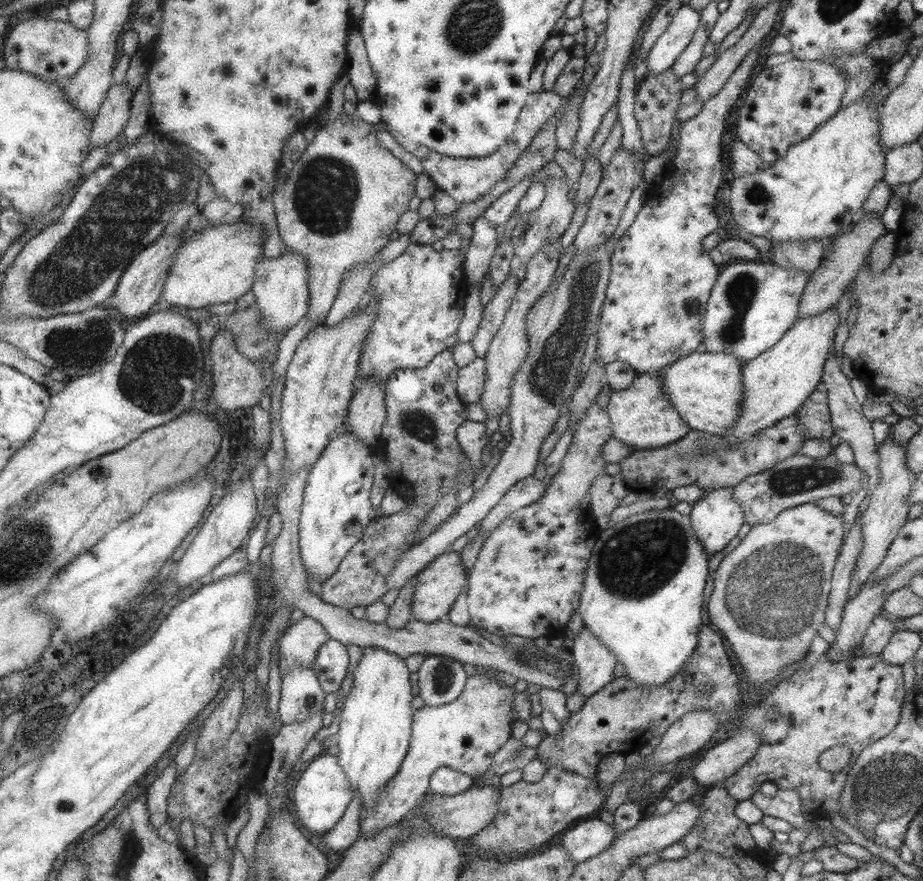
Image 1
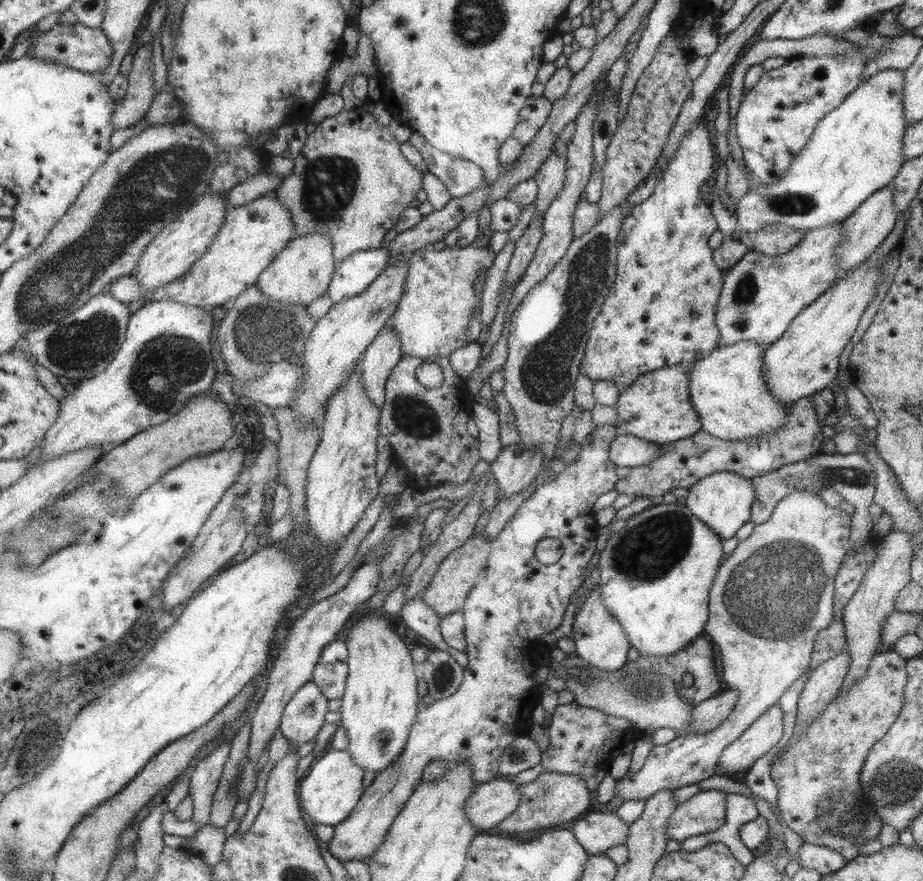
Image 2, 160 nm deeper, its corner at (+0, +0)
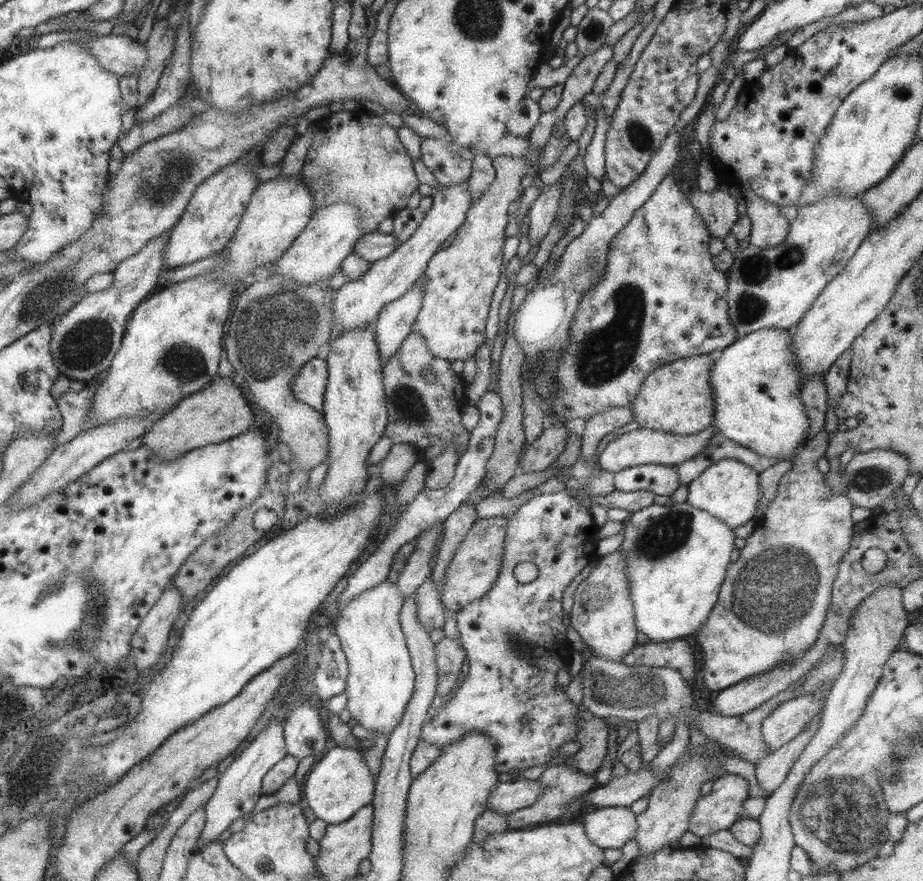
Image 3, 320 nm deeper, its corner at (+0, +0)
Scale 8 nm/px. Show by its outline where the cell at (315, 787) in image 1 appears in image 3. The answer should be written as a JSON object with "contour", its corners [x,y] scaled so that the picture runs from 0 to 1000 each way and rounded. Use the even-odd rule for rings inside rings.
{"contour":[[[363,846],[342,862],[328,883],[326,898],[342,928],[355,936],[365,936],[378,931],[389,918],[403,913],[405,882],[389,851]]]}

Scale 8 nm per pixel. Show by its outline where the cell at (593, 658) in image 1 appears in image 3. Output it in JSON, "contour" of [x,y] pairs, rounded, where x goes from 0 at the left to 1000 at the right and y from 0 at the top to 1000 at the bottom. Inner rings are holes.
{"contour":[[[671,623],[652,631],[641,645],[635,658],[625,663],[618,694],[618,709],[635,731],[634,743],[641,742],[637,736],[661,750],[671,750],[689,730],[690,716],[686,708],[686,684],[681,679],[681,665],[677,661],[677,636]]]}

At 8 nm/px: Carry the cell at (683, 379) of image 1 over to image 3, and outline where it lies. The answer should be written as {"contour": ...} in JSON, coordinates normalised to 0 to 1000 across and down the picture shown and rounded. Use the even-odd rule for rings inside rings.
{"contour":[[[858,372],[822,373],[797,385],[775,403],[769,420],[774,469],[771,480],[785,497],[801,503],[822,518],[855,522],[875,499],[875,474],[867,453],[867,422],[855,397]]]}

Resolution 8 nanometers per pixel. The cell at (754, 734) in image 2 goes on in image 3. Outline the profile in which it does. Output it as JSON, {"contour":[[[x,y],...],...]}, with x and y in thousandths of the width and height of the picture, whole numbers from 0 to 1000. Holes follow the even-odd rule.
{"contour":[[[869,789],[840,801],[823,822],[826,841],[831,846],[832,854],[853,844],[873,826],[884,808],[893,805],[892,795]]]}

